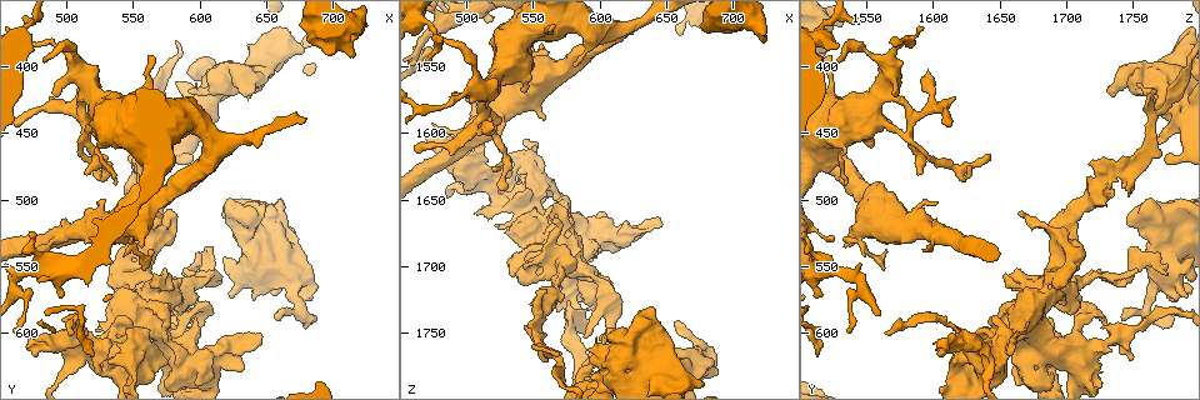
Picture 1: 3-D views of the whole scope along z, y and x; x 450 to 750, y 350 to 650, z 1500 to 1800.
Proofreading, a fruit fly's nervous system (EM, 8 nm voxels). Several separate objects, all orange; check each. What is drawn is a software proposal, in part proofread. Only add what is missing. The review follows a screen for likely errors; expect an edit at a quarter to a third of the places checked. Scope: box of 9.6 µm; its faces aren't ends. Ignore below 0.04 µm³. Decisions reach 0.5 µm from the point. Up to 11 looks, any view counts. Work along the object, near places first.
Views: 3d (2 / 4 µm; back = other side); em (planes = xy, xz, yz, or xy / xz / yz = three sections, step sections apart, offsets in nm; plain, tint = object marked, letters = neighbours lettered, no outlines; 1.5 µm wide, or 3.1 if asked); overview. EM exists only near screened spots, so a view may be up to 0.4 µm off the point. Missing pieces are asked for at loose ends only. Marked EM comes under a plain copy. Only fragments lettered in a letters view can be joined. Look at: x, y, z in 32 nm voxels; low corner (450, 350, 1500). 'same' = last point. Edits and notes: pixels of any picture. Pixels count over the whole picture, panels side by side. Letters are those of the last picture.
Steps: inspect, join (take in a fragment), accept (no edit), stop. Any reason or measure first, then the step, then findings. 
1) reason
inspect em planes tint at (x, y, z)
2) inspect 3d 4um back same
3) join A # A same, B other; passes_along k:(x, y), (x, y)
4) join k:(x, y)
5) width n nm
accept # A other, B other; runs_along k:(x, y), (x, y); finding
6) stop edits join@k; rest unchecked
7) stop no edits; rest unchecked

an open end
inspect em planes letters at (598, 636, 1662)

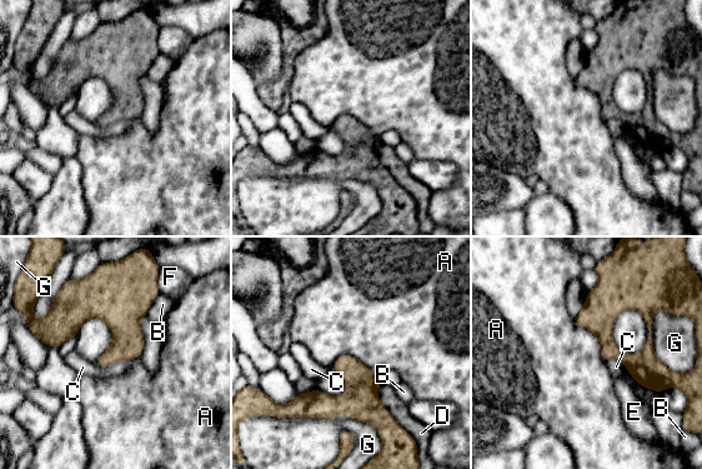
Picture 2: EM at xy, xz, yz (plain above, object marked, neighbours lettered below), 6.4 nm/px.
accept # A other, B other, C other, D other, E other, F other, G other; runs_along 2:(598, 287), (606, 342), (655, 385); no lettered fragment goes on from it

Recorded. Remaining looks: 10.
an open end
inspect em planes letters at (490, 614, 1634)

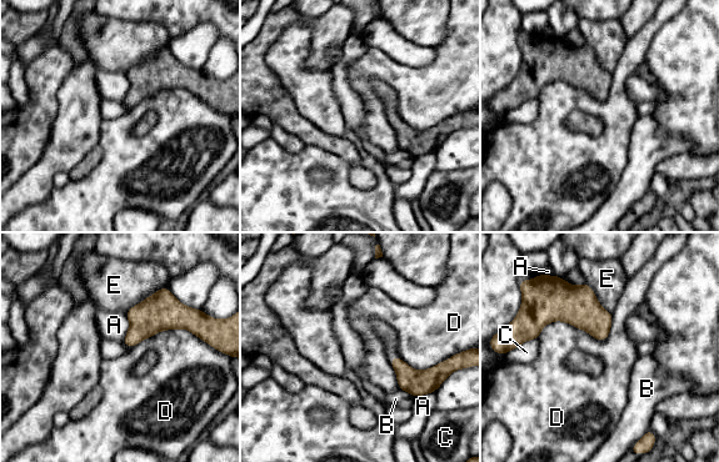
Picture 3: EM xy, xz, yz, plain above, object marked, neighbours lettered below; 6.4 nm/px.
accept # A other, B other, C other, D other, E other; none of them fits

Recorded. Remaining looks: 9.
inspect em planes letters at (552, 422, 1762)

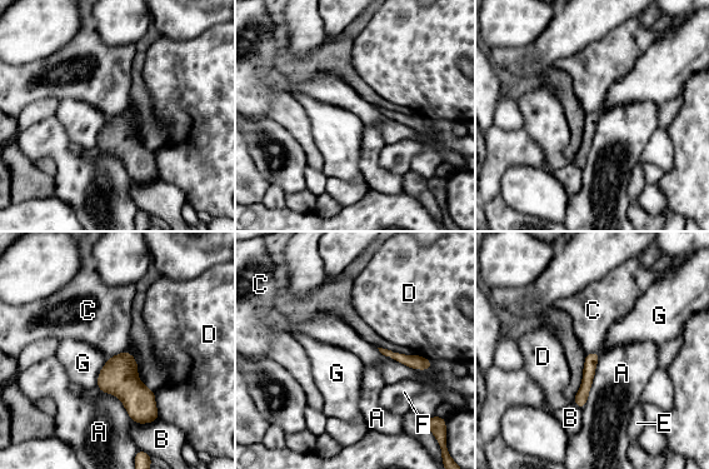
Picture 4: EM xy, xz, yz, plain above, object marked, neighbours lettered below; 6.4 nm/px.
longest_contact C 380 nm
accept # A other, B other, C other, D other, E other, F other, G other; runs_along 4:(595, 355), (590, 362), (580, 404); none of them fits

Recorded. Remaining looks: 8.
free end
inspect 3d 2um at (656, 586, 1742)

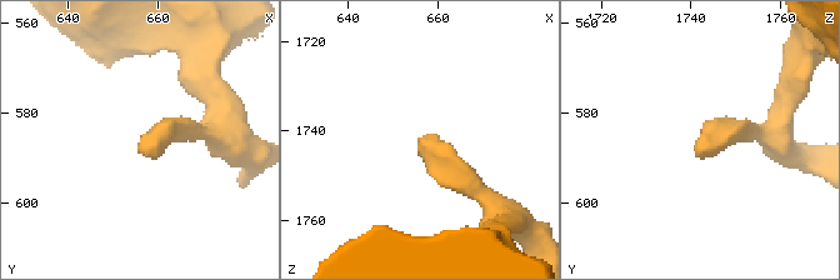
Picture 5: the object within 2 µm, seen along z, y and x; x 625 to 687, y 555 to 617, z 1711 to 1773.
shape alone is not enough
inspect em xy step 4 tint at (656, 588, 1742)

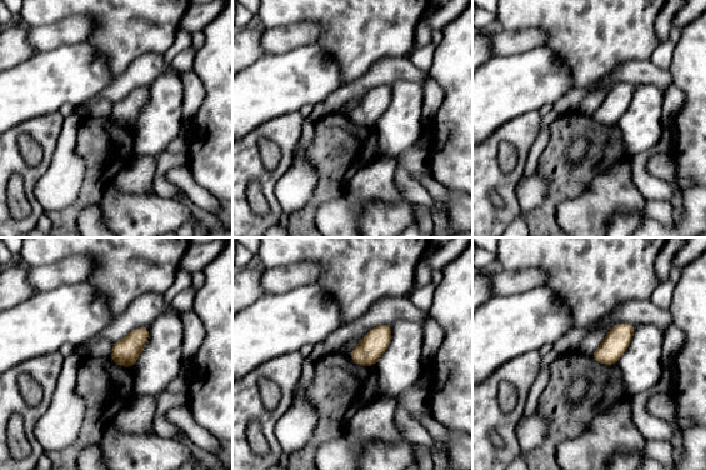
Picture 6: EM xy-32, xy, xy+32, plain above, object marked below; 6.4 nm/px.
inspect em planes letters same

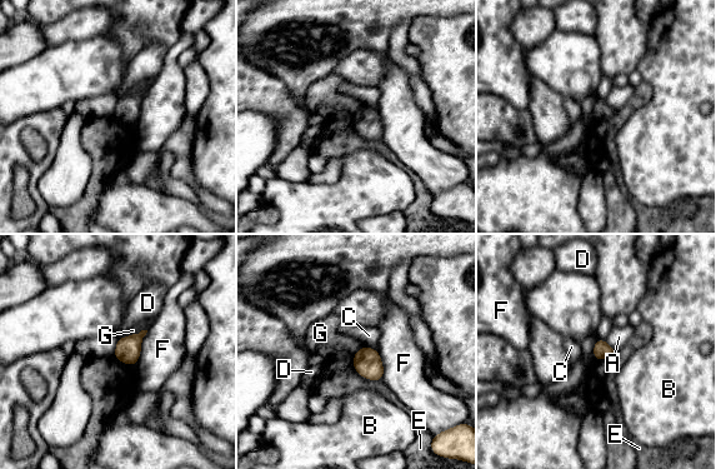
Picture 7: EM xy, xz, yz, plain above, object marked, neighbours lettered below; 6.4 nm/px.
accept # A other, B other, C other, D other, E other, F other, G other; border 7:(146, 329), (120, 338); none of them fits

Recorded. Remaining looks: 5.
stop no edits; rest unchecked

